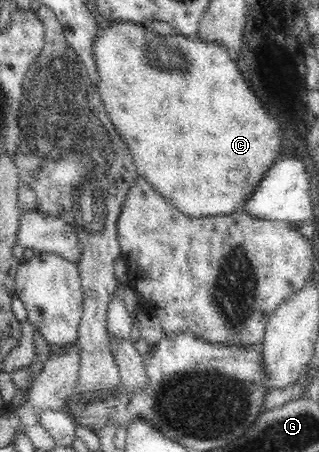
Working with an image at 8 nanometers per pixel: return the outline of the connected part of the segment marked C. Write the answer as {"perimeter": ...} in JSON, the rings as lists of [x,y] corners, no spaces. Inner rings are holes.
{"perimeter":[[[110,21],[110,26],[100,29],[100,34],[95,38],[95,61],[97,64],[99,83],[97,93],[107,107],[111,121],[114,123],[119,135],[127,143],[131,152],[134,164],[136,165],[139,176],[143,176],[151,185],[170,200],[178,210],[187,216],[200,217],[230,217],[230,214],[245,211],[248,202],[256,194],[260,182],[267,176],[269,170],[280,158],[282,154],[282,130],[280,122],[274,114],[270,114],[258,96],[258,91],[248,84],[246,74],[243,74],[241,61],[228,54],[227,47],[219,42],[204,42],[198,38],[187,37],[186,35],[161,35],[147,29],[141,22],[133,21]]]}

